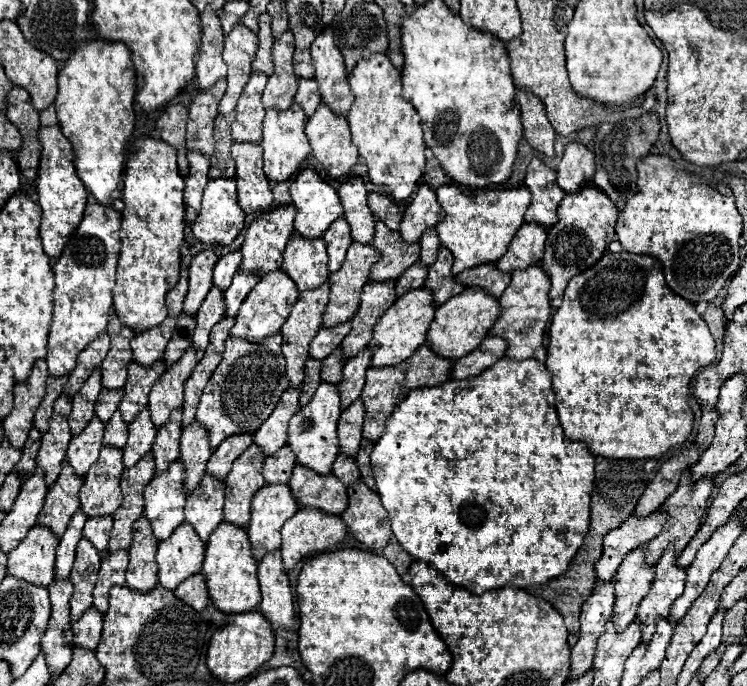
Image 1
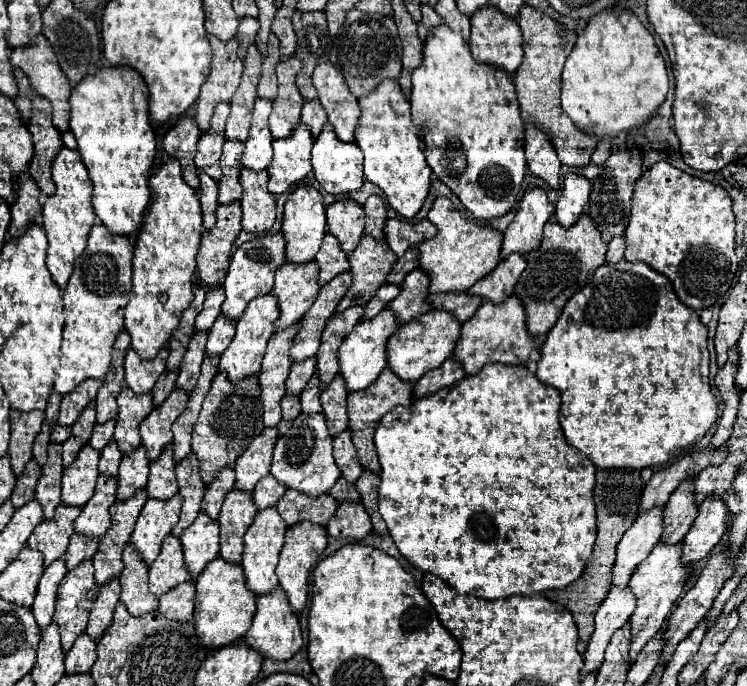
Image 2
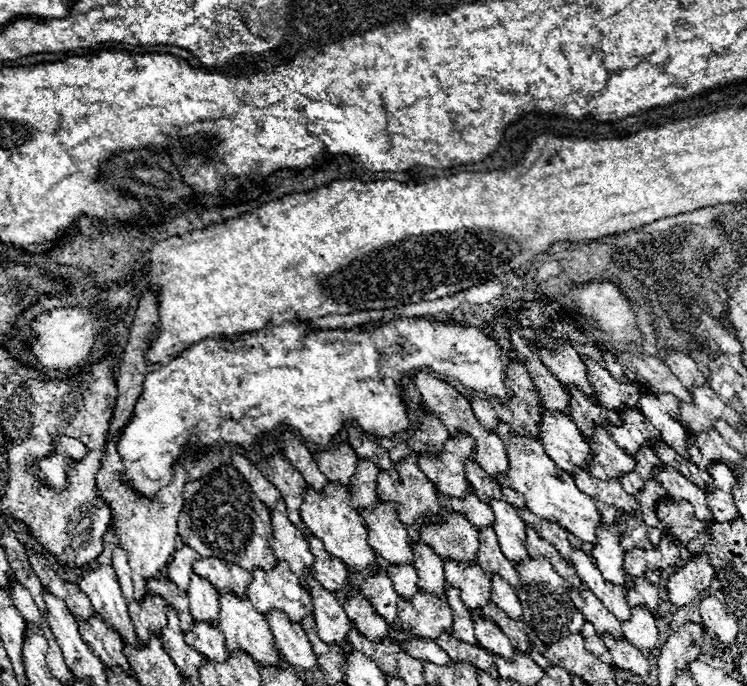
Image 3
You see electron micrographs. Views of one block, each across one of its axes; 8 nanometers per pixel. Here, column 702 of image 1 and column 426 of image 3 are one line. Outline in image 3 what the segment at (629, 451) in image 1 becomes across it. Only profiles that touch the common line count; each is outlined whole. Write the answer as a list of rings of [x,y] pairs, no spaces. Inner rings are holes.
[[[398,318],[380,328],[362,332],[314,330],[308,328],[308,322],[290,322],[242,334],[240,338],[220,336],[202,340],[202,344],[186,348],[178,358],[146,376],[142,398],[118,440],[118,450],[126,464],[126,480],[130,480],[142,496],[150,498],[158,488],[162,488],[162,484],[166,484],[166,480],[170,480],[170,464],[174,464],[182,448],[190,448],[194,444],[196,448],[210,446],[220,440],[254,448],[260,434],[282,428],[284,424],[302,434],[304,440],[322,446],[332,444],[338,432],[350,422],[356,422],[374,436],[392,438],[392,434],[404,432],[410,426],[398,380],[408,372],[422,368],[458,378],[464,386],[484,392],[486,396],[496,396],[500,400],[508,398],[500,348],[478,328],[436,324],[424,318]],[[194,432],[196,442],[190,444]]]

